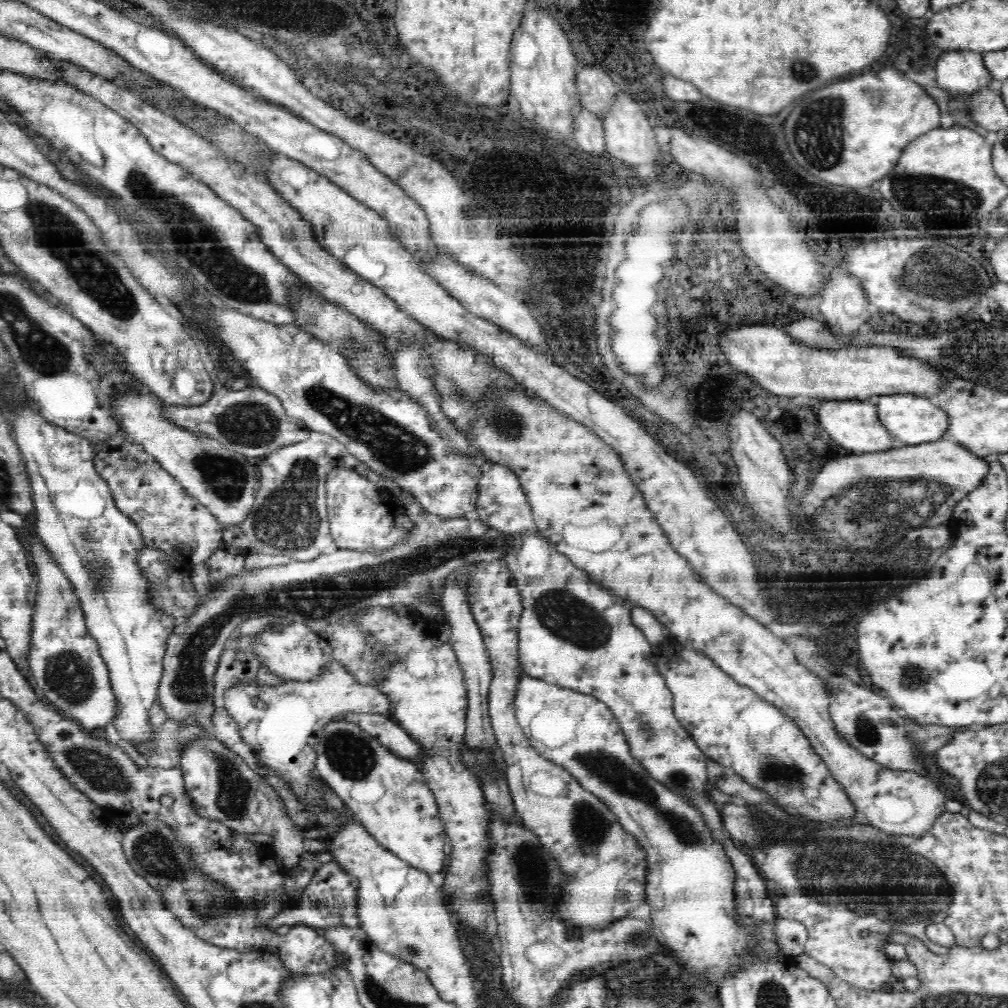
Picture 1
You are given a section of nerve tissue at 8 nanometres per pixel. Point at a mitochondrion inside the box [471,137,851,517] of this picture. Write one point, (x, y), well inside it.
(504, 420)

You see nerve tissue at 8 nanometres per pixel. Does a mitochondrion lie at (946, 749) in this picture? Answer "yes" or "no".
no

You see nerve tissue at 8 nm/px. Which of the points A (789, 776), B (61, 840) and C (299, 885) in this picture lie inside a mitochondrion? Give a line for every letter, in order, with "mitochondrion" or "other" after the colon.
A: mitochondrion
B: other
C: other

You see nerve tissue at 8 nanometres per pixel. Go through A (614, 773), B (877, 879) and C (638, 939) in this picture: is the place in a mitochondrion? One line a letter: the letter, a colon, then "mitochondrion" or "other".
A: mitochondrion
B: mitochondrion
C: mitochondrion

